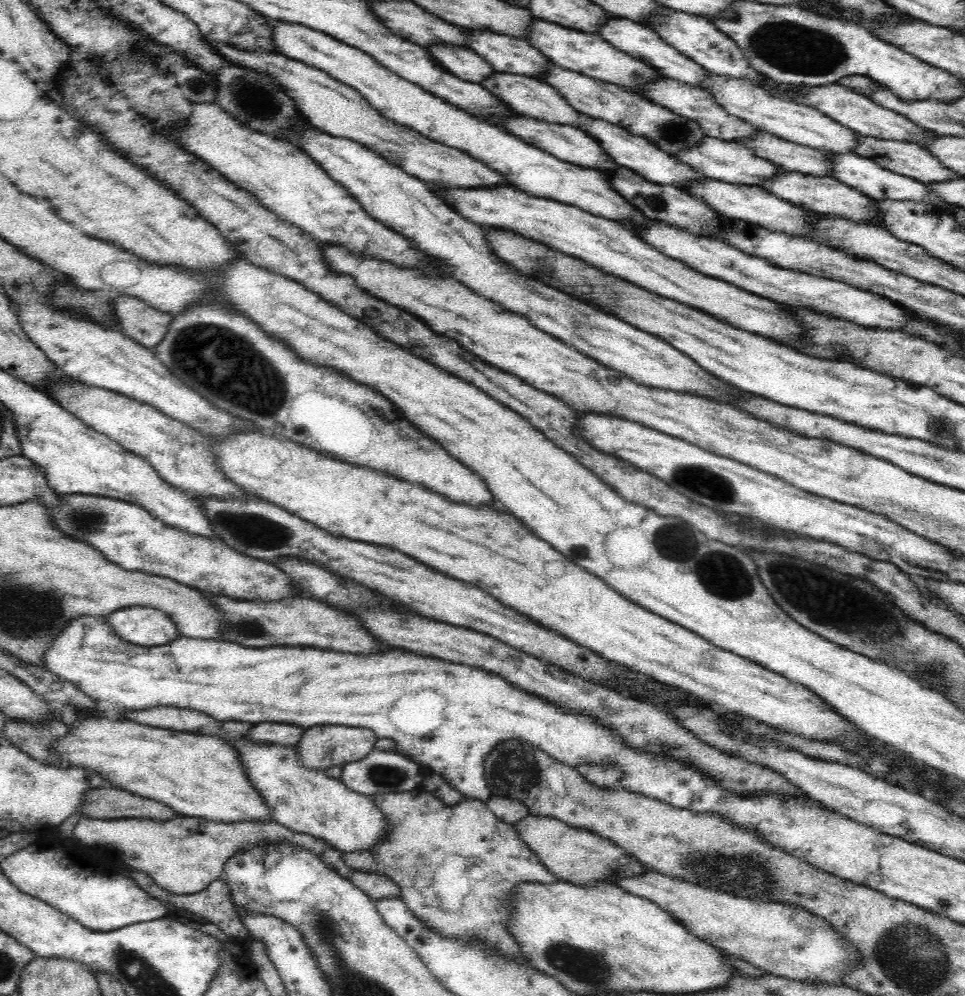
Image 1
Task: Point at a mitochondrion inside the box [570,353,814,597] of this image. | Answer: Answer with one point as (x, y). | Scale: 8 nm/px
(696, 478)

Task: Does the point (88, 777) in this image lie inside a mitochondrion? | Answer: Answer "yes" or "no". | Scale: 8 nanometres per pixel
no

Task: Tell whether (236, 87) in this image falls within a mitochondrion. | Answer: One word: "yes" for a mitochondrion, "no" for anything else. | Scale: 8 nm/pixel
yes

